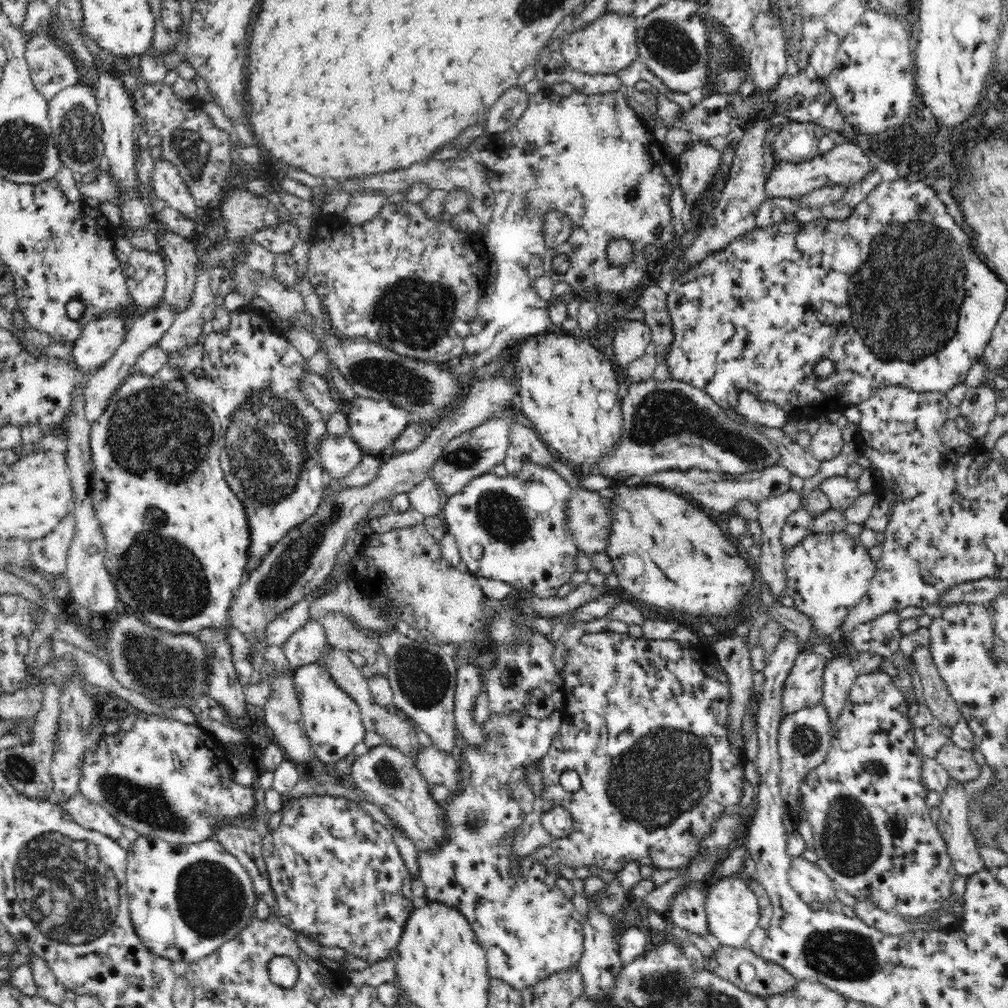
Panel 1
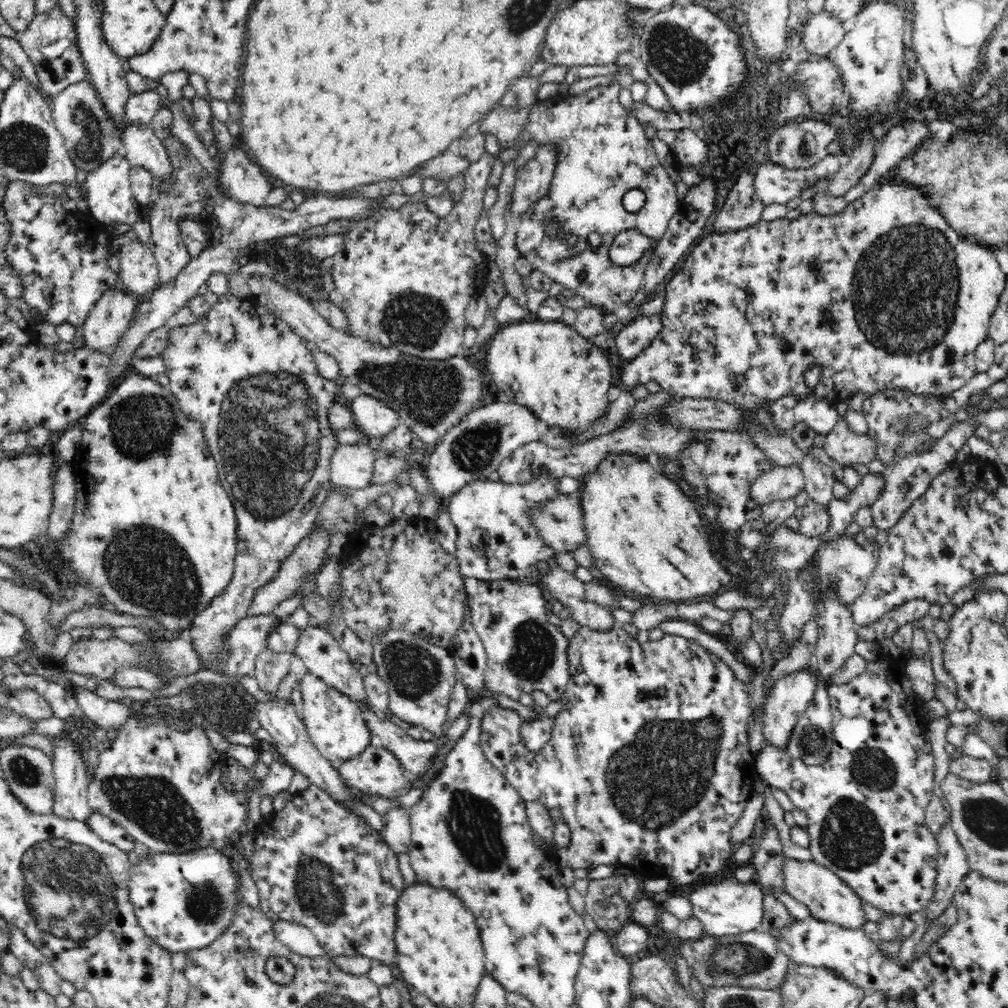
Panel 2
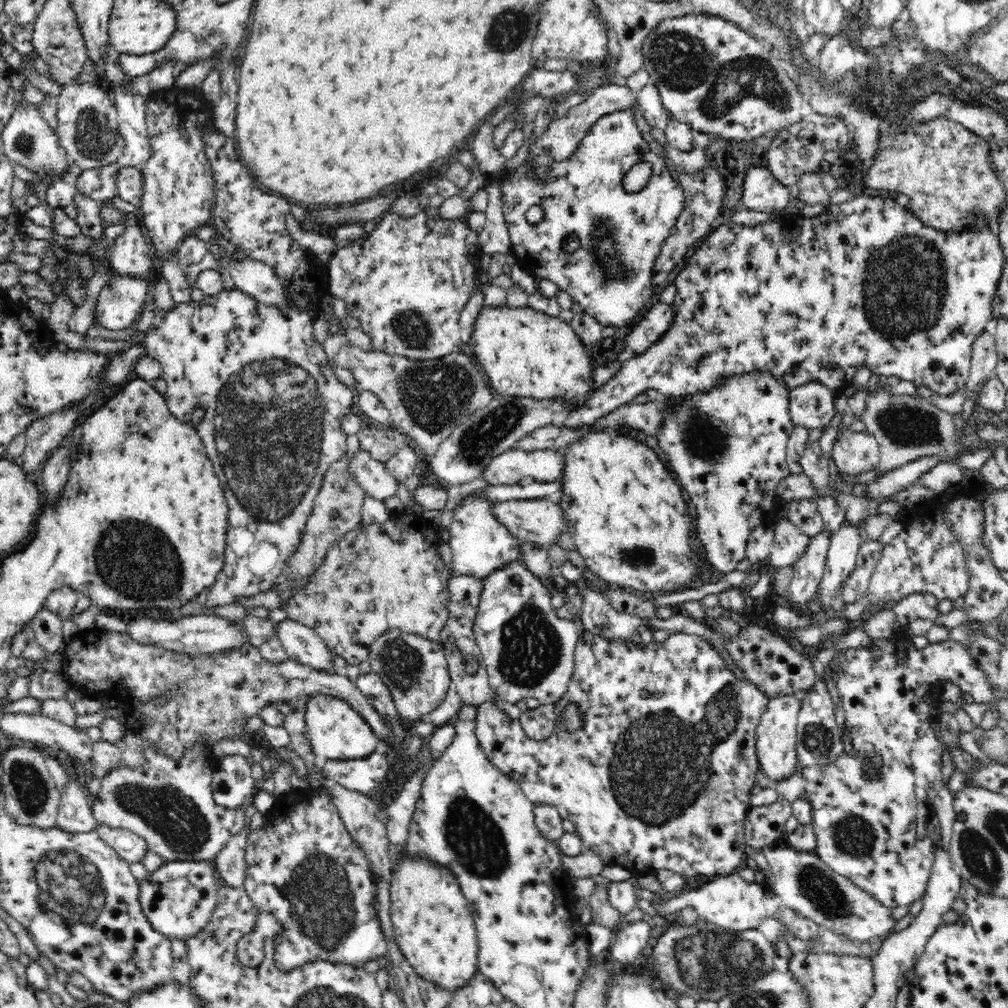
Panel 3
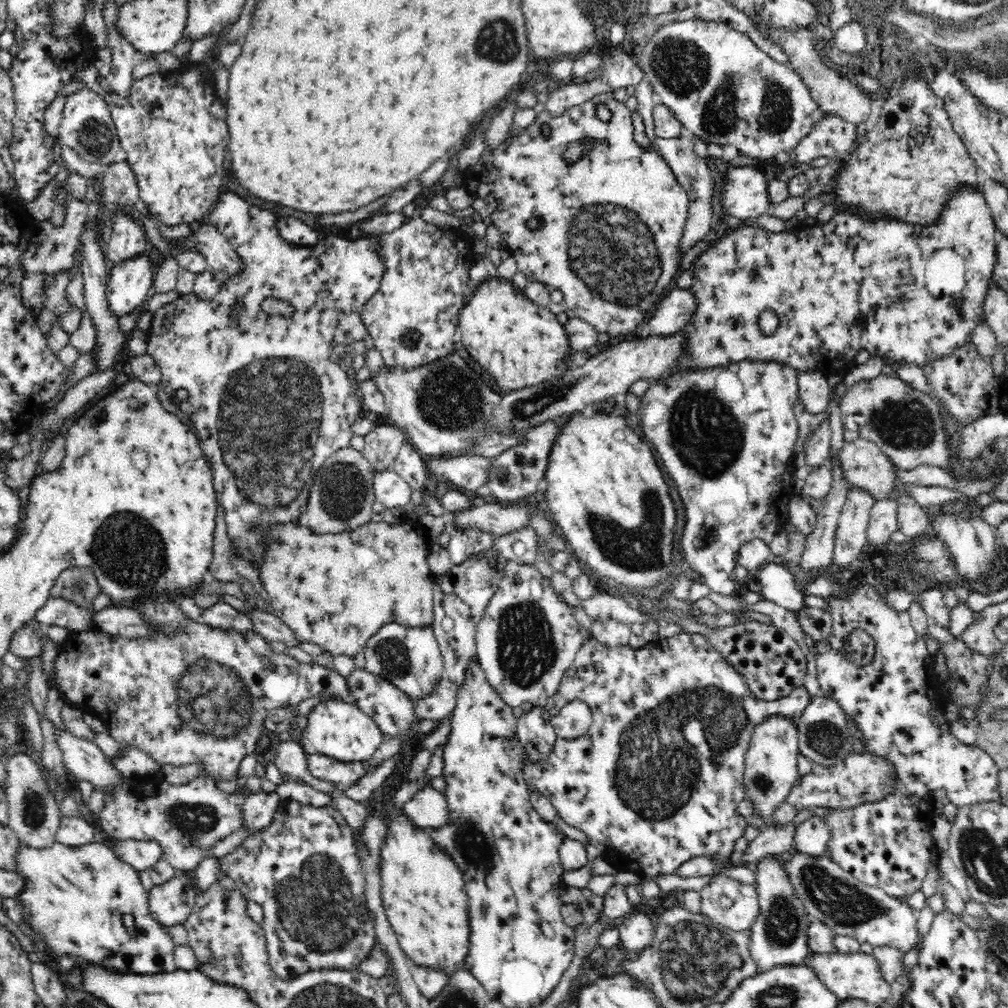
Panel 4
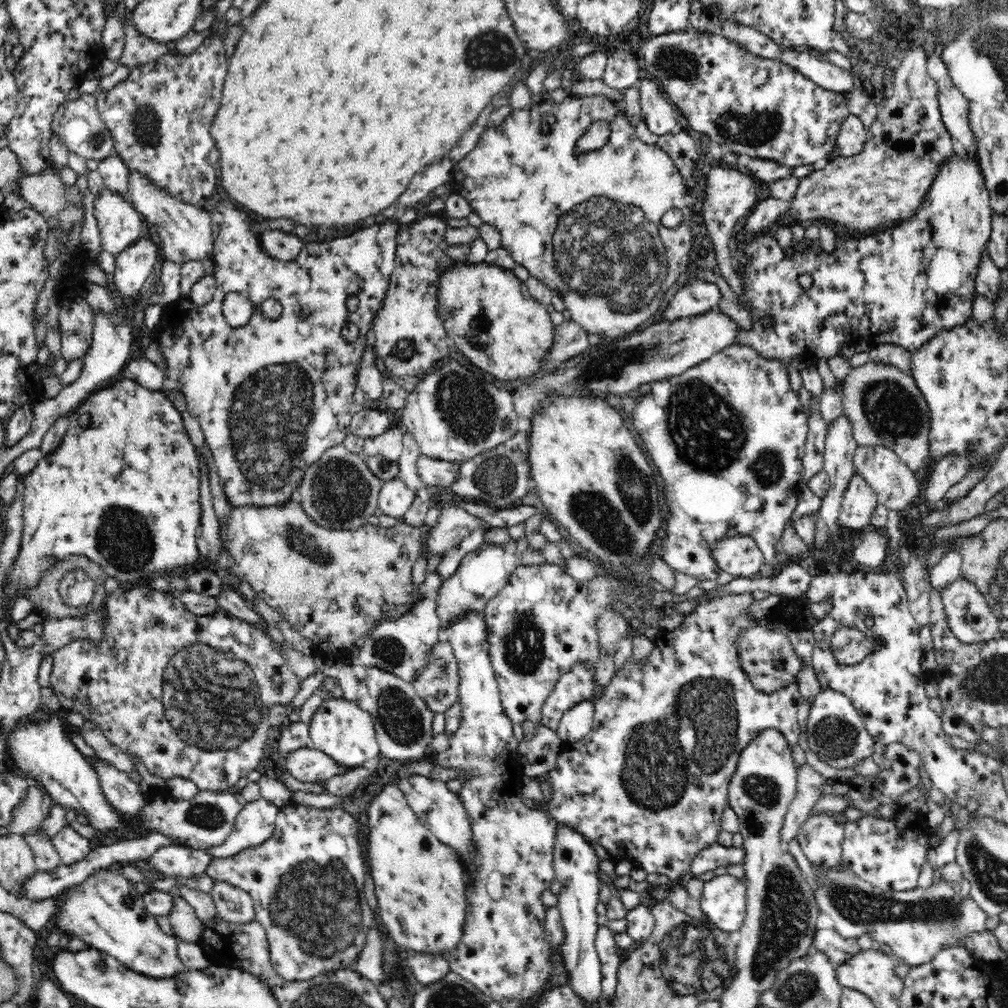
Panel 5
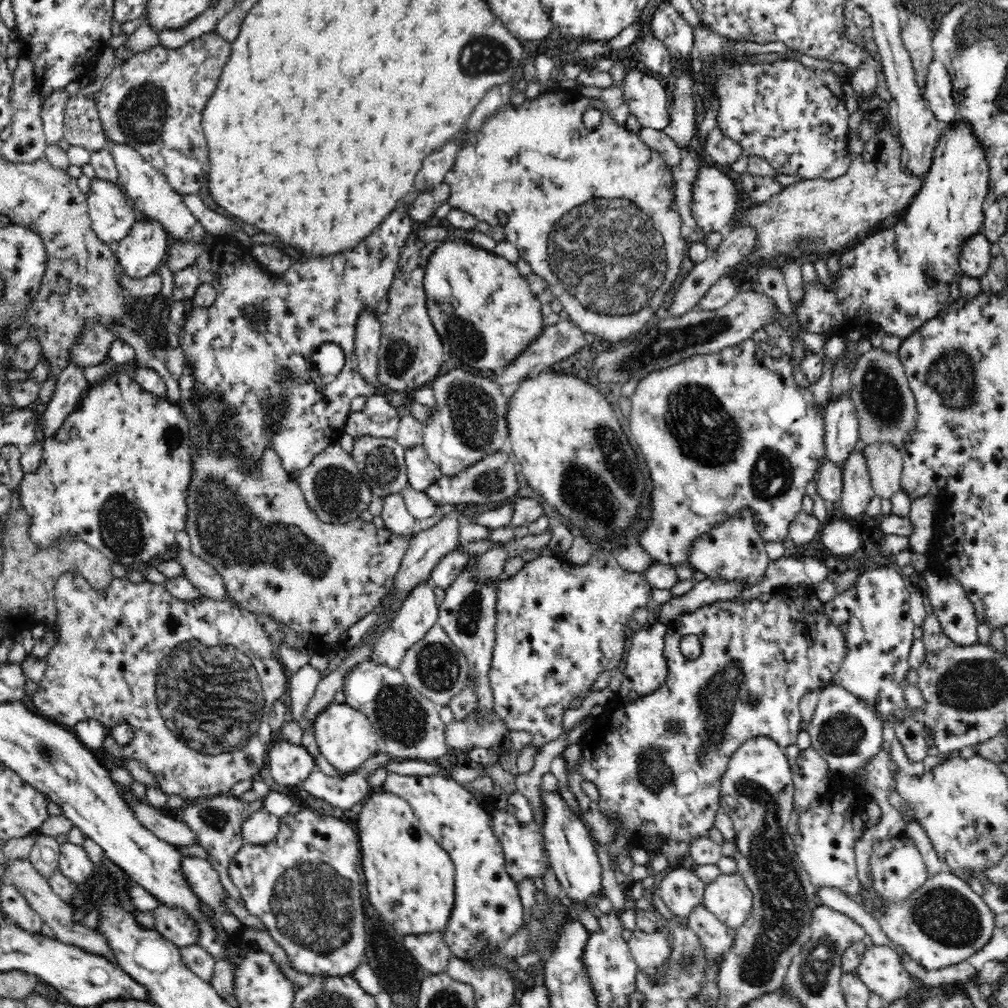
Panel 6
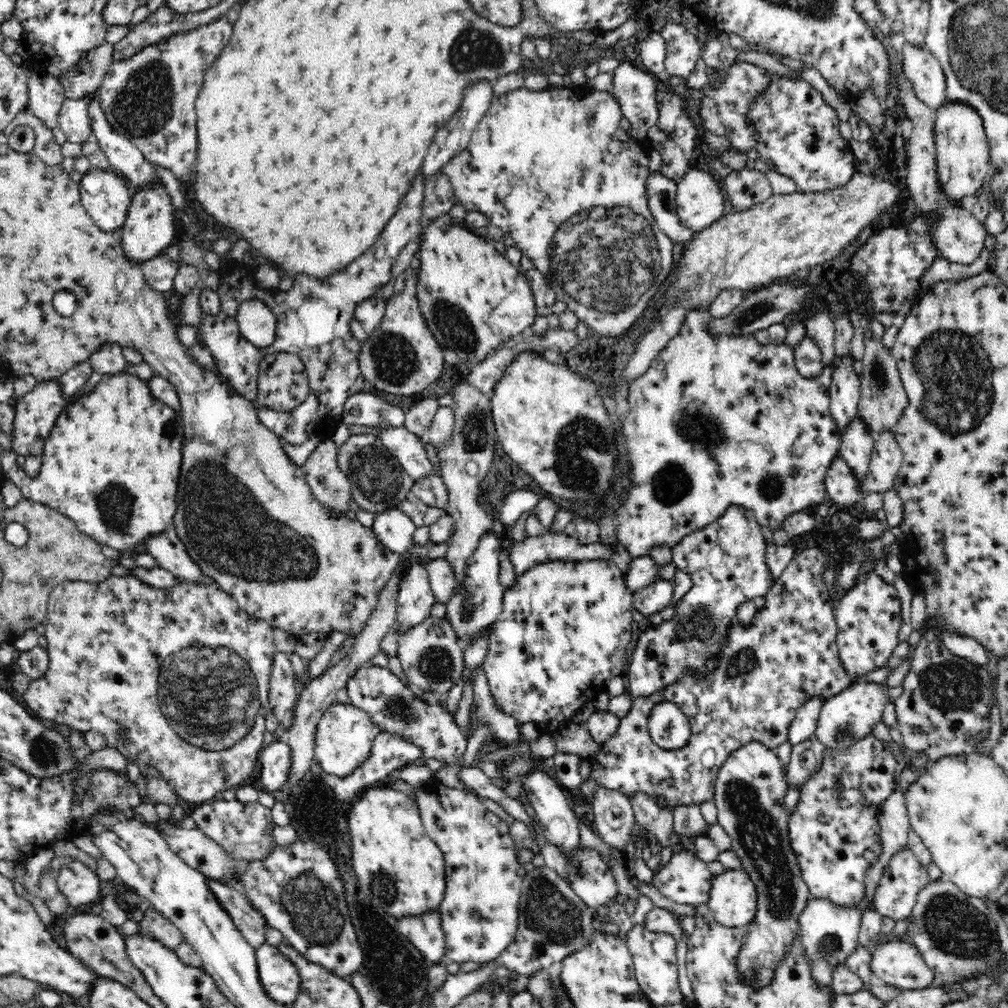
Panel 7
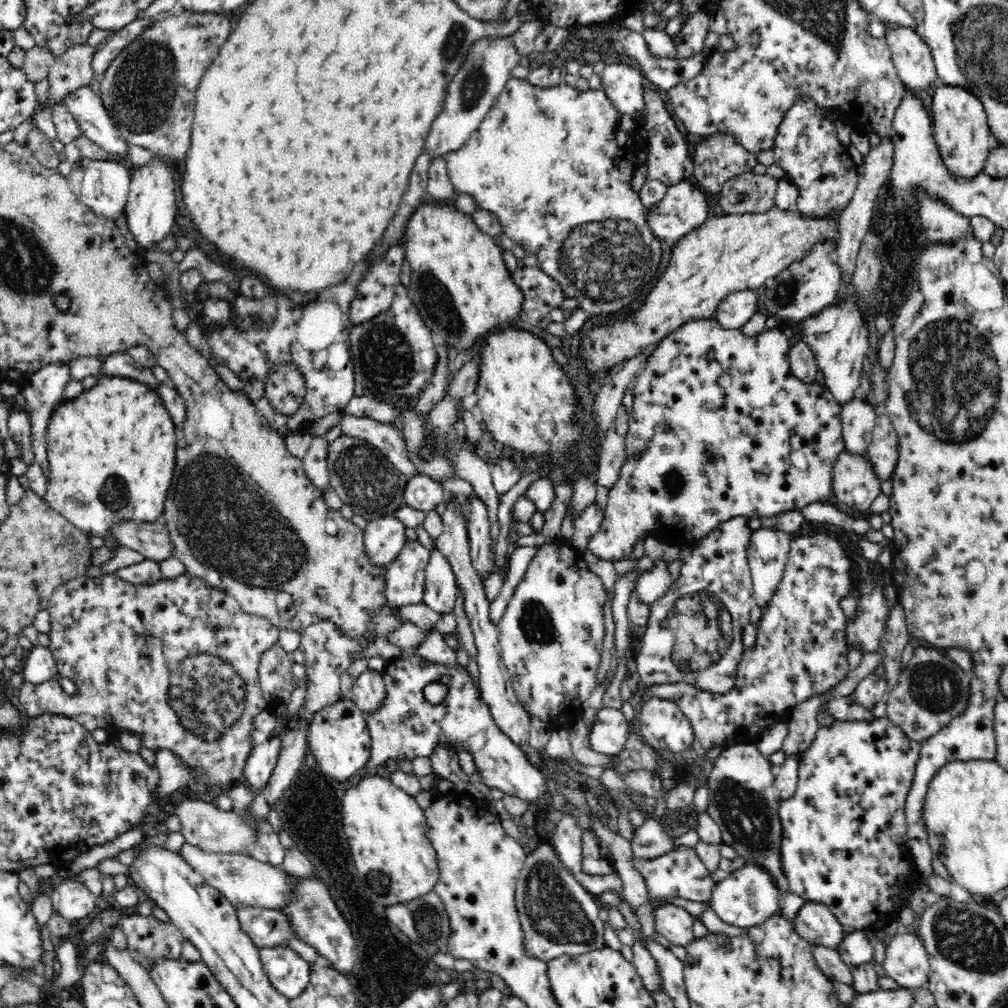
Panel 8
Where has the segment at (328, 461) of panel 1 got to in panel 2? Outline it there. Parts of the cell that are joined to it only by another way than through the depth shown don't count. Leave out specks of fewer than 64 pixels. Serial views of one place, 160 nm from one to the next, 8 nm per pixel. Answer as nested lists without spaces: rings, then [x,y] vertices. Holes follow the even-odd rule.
[[[340,444],[329,458],[331,486],[364,489],[370,486],[377,453],[368,444]]]

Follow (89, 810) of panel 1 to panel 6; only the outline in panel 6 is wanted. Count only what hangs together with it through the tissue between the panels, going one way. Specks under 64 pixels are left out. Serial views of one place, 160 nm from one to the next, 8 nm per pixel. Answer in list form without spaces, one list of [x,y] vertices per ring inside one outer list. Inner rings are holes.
[[[181,856],[179,869],[184,883],[197,896],[197,900],[212,905],[218,914],[227,912],[221,900],[228,894],[224,890],[220,875],[210,862],[201,858]]]

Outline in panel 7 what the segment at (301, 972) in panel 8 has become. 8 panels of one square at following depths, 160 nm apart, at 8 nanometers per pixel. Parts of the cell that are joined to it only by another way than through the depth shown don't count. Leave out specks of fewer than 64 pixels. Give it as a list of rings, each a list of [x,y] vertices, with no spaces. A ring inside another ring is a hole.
[[[262,943],[255,948],[258,982],[266,996],[276,1005],[291,1006],[299,993],[299,976],[295,966],[277,946]]]

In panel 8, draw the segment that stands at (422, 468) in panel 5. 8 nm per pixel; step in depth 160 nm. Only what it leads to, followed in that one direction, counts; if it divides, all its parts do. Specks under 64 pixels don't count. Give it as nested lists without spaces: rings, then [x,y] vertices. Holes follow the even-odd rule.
[[[341,413],[339,424],[343,434],[363,438],[378,447],[390,462],[408,477],[418,475],[416,465],[412,463],[410,449],[406,445],[404,433],[391,424],[380,424],[369,418],[356,418]]]

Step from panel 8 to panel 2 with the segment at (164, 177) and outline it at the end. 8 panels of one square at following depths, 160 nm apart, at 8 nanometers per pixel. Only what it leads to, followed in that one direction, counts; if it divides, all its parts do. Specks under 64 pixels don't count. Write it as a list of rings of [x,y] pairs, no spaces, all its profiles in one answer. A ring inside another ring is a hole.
[[[121,287],[104,294],[81,326],[86,349],[108,353],[129,329],[135,308],[140,300],[127,294]]]

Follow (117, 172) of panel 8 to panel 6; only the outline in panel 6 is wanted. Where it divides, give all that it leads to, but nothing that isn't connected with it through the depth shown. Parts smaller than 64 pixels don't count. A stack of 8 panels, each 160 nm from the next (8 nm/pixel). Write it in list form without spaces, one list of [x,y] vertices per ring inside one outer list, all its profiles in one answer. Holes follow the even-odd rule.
[[[96,178],[92,181],[87,196],[93,231],[108,249],[116,249],[116,246],[130,234],[140,216],[124,191],[112,183]]]

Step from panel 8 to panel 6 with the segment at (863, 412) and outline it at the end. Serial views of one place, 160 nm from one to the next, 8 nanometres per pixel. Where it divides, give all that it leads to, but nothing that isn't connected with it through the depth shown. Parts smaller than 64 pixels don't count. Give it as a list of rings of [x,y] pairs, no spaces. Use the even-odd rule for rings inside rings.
[[[863,453],[850,454],[846,466],[842,469],[843,485],[841,490],[838,516],[855,519],[868,510],[870,500],[877,494],[871,485],[871,478]]]

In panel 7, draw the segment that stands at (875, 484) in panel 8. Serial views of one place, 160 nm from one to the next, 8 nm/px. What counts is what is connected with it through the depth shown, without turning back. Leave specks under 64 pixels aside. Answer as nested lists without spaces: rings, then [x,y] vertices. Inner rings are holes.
[[[840,456],[830,464],[823,484],[825,485],[826,497],[836,504],[848,506],[862,498],[862,488],[859,488],[853,472]]]

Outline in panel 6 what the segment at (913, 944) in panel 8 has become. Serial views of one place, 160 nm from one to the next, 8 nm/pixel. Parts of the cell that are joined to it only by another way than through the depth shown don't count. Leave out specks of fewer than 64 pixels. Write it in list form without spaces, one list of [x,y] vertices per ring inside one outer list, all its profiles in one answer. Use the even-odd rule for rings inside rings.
[[[886,945],[868,947],[854,973],[884,1004],[905,998],[913,985],[914,976],[902,965],[900,954]]]

